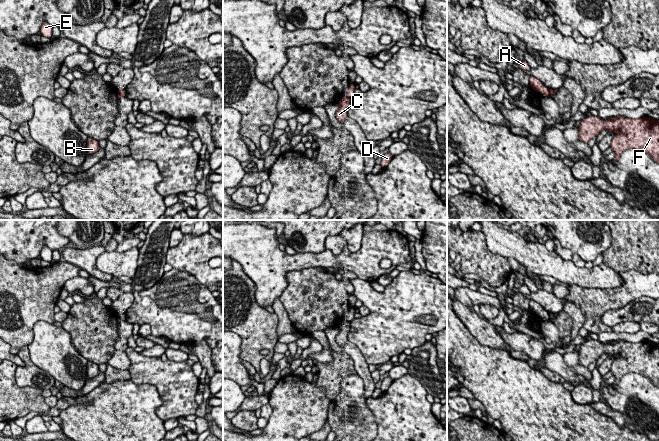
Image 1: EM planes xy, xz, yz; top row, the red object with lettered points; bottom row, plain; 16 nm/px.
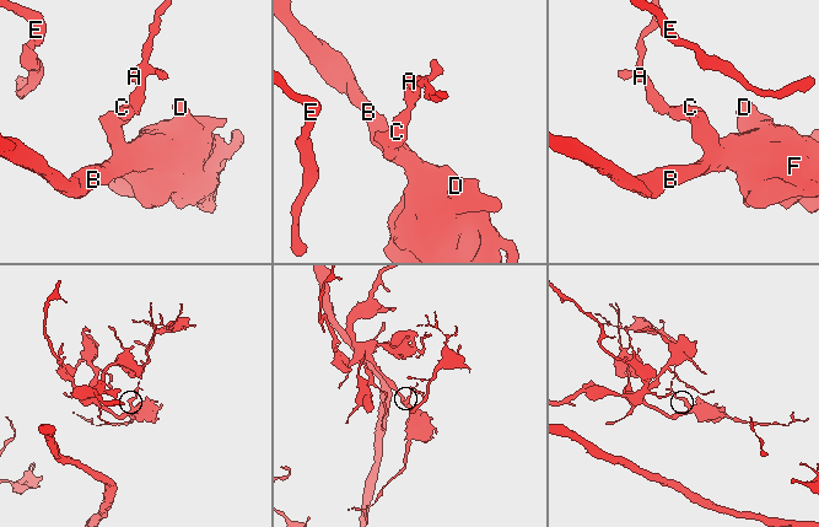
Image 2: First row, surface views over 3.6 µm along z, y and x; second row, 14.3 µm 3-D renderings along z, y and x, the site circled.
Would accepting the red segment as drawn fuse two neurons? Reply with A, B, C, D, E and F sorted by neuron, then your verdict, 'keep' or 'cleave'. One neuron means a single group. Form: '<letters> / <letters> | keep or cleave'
A / B C D E F | cleave

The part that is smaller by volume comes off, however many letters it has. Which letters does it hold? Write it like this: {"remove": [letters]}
{"remove": ["A"]}

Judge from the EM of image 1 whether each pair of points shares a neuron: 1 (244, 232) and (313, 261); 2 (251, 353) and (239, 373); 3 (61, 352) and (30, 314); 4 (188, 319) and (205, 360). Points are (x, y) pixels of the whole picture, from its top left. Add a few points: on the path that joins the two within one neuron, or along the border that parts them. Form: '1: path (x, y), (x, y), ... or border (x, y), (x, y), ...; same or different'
1: path (261, 249), (274, 262), (296, 262); same
2: border (239, 336), (241, 339), (241, 359); different
3: border (53, 323), (36, 322), (33, 340), (28, 344); different
4: border (181, 345), (199, 344), (204, 340), (211, 349); different

